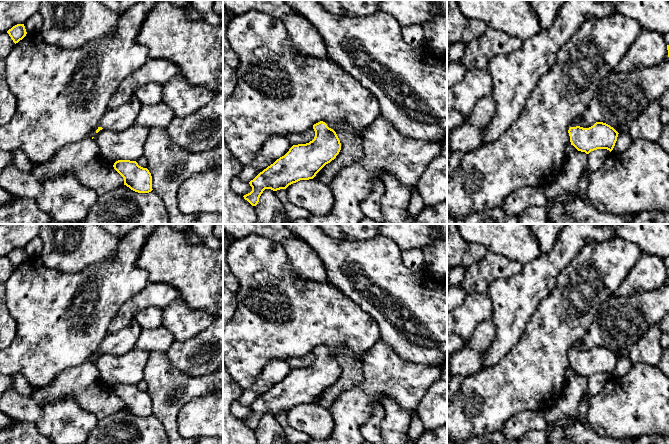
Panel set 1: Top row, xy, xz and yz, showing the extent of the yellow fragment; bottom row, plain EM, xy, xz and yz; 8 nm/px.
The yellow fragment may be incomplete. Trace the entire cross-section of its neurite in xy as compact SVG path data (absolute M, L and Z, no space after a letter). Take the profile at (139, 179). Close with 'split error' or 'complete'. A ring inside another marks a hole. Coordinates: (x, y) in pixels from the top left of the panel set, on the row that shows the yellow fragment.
M118 160L114 169L124 178L124 185L138 193L149 193L152 189L152 176L147 168L136 161Z; complete

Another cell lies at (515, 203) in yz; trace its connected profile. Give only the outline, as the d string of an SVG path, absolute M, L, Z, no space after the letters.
M525 186L509 194L500 207L509 215L520 217L523 211L531 206L543 206L548 198L542 186Z

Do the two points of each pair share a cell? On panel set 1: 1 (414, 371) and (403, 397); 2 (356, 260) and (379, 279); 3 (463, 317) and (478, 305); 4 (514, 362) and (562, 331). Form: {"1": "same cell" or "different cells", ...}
{"1": "same cell", "2": "same cell", "3": "same cell", "4": "same cell"}

